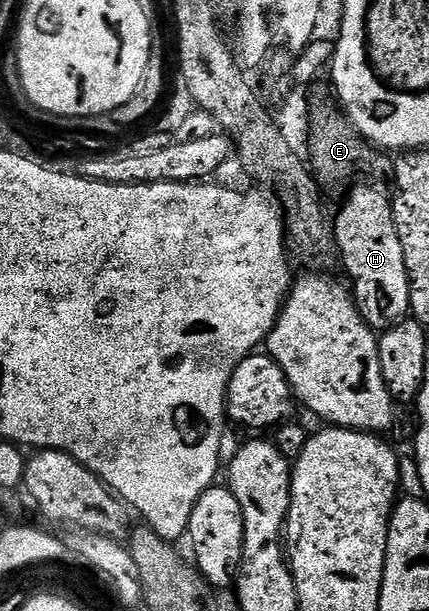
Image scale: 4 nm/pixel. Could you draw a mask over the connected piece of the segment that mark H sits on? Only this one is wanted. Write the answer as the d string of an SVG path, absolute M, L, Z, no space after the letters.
M357 184L343 200L339 215L335 216L336 242L339 243L341 264L345 268L352 286L352 294L359 307L359 313L364 322L374 331L383 331L403 320L410 312L409 307L409 273L406 271L406 261L398 238L397 227L394 226L393 205L391 196L374 185Z

